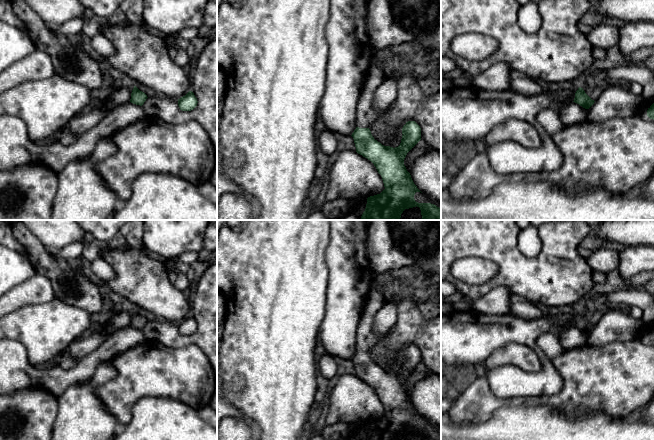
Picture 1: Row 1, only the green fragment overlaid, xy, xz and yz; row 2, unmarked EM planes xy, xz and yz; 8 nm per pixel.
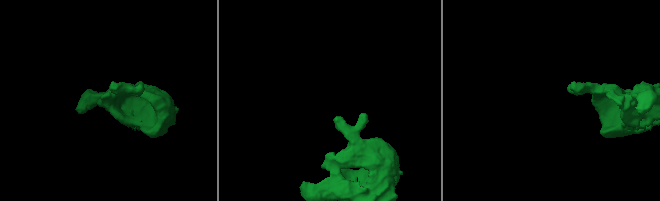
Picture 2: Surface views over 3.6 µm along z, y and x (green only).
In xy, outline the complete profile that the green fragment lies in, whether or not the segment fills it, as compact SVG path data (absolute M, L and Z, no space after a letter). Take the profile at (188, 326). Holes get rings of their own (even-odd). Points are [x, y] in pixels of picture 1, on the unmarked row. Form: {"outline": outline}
{"outline": "M192 315L178 323L178 330L182 335L191 335L197 330L197 322Z"}

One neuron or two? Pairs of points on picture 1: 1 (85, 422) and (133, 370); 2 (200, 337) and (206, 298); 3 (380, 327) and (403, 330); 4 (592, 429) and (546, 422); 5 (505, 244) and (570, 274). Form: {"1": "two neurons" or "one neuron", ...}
{"1": "two neurons", "2": "one neuron", "3": "two neurons", "4": "one neuron", "5": "one neuron"}

